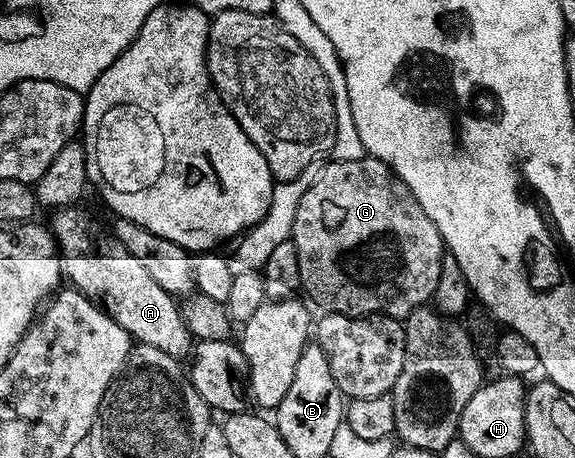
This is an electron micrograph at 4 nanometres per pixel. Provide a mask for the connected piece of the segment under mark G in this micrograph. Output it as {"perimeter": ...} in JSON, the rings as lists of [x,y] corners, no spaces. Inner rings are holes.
{"perimeter":[[[364,158],[362,160],[332,159],[330,163],[322,165],[324,168],[320,170],[319,177],[316,175],[312,179],[309,190],[305,190],[305,194],[295,211],[295,221],[293,222],[290,240],[295,244],[297,250],[302,291],[307,291],[320,304],[320,309],[329,312],[345,312],[348,316],[382,314],[384,316],[405,318],[412,310],[424,307],[434,297],[437,278],[441,278],[443,257],[445,255],[445,245],[441,234],[437,230],[437,226],[433,226],[429,214],[425,214],[425,210],[421,210],[421,206],[417,202],[417,198],[413,198],[409,186],[405,186],[405,182],[401,182],[401,178],[392,172],[388,164],[383,164],[374,158]]]}

